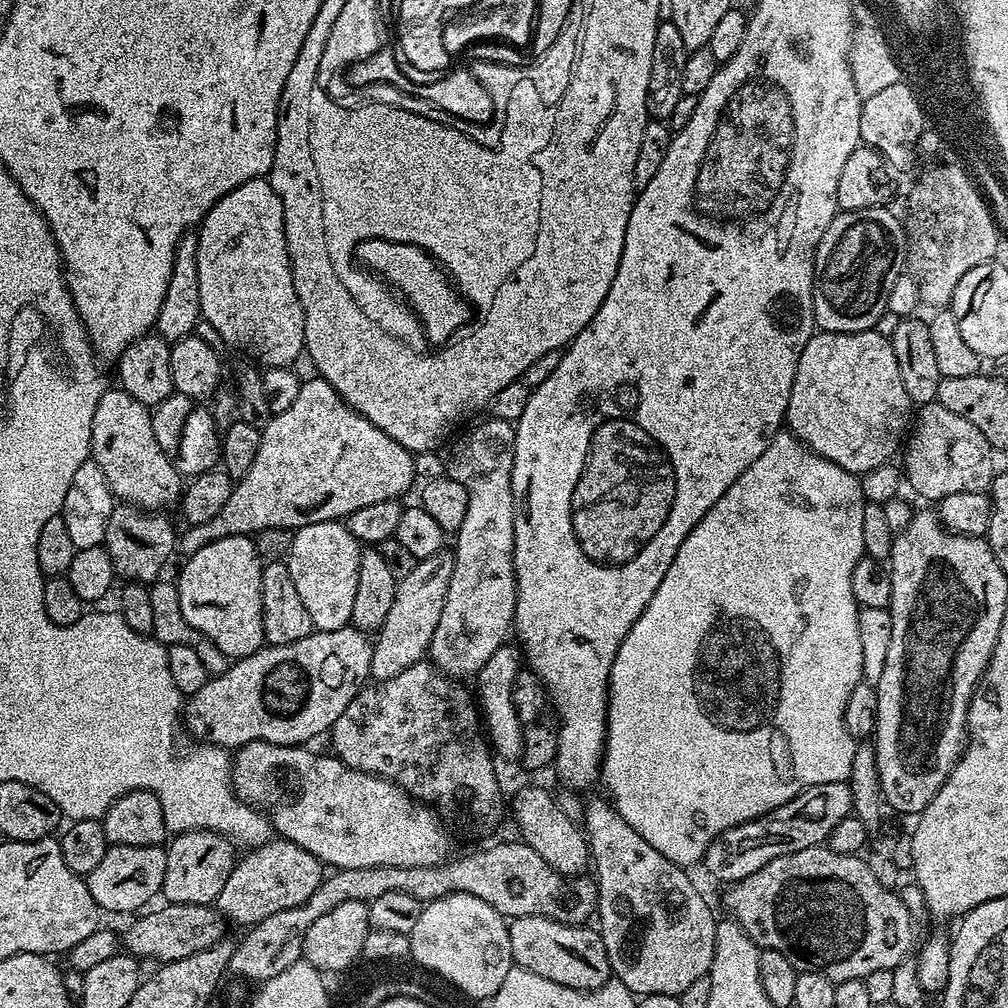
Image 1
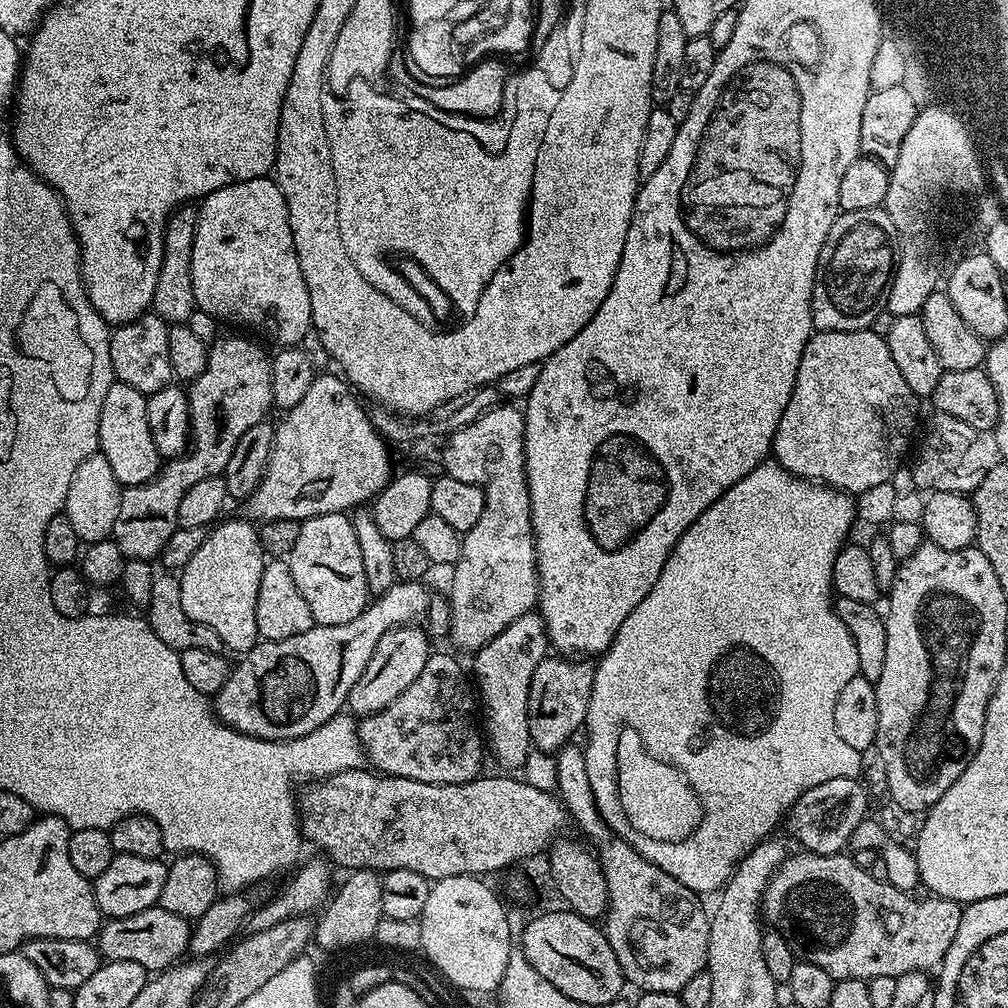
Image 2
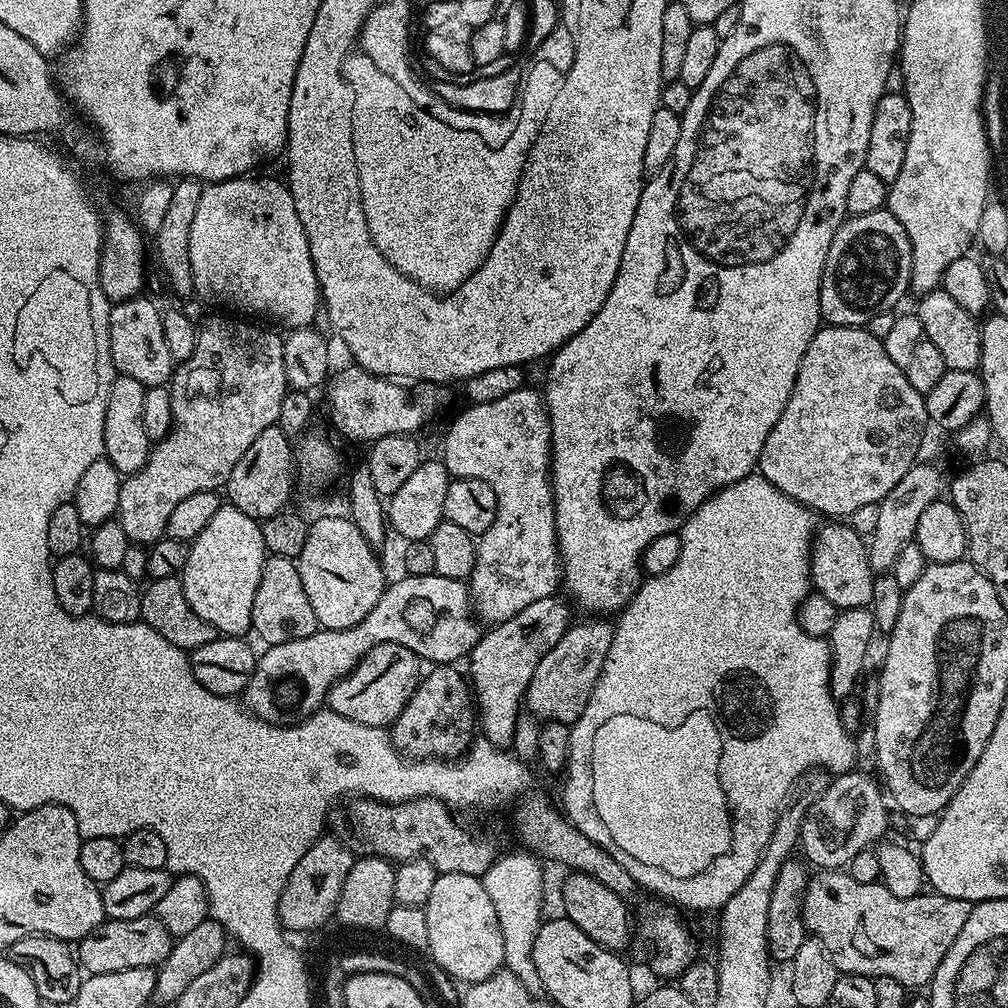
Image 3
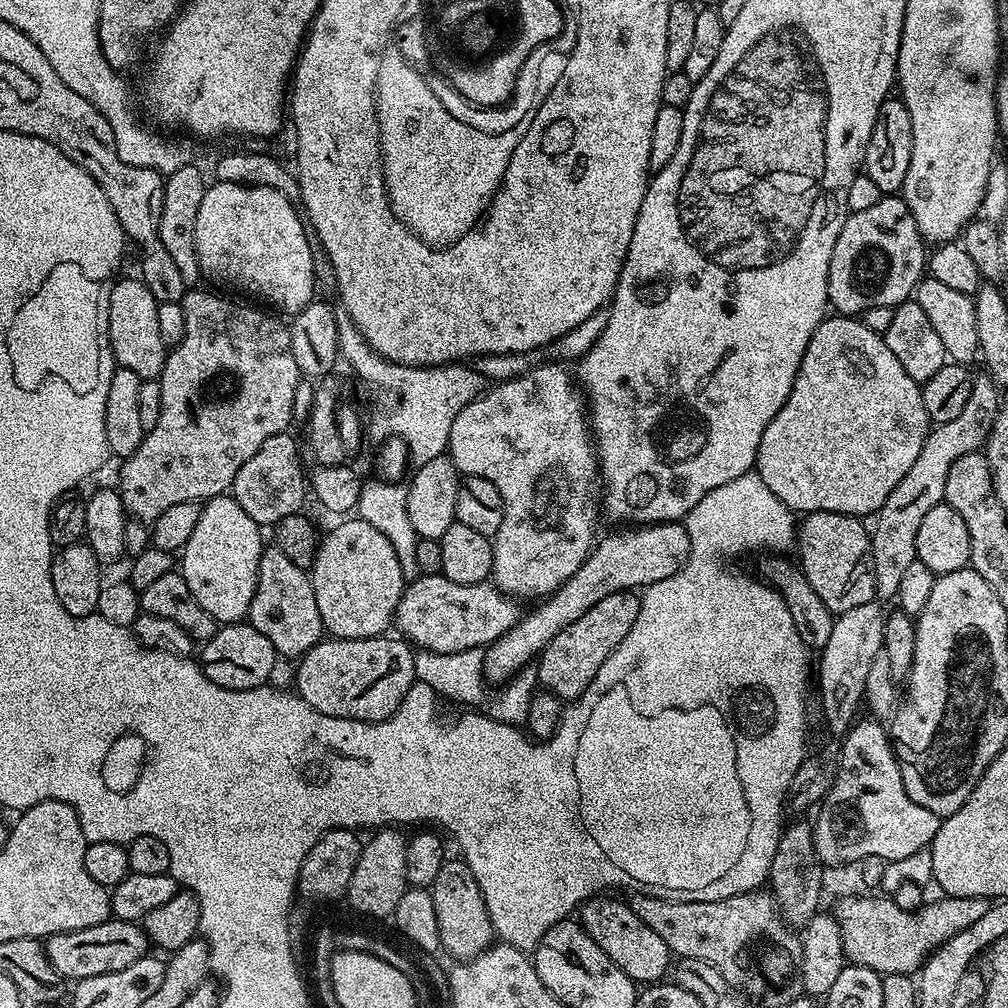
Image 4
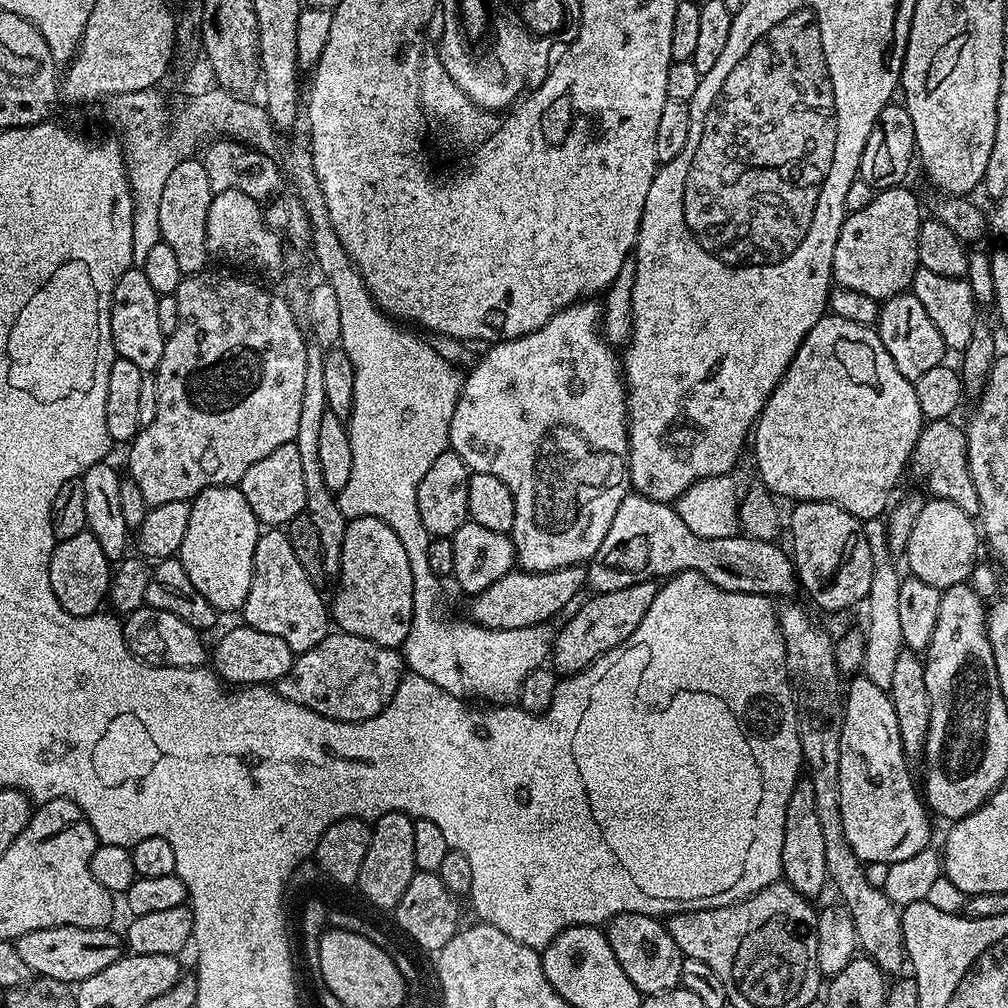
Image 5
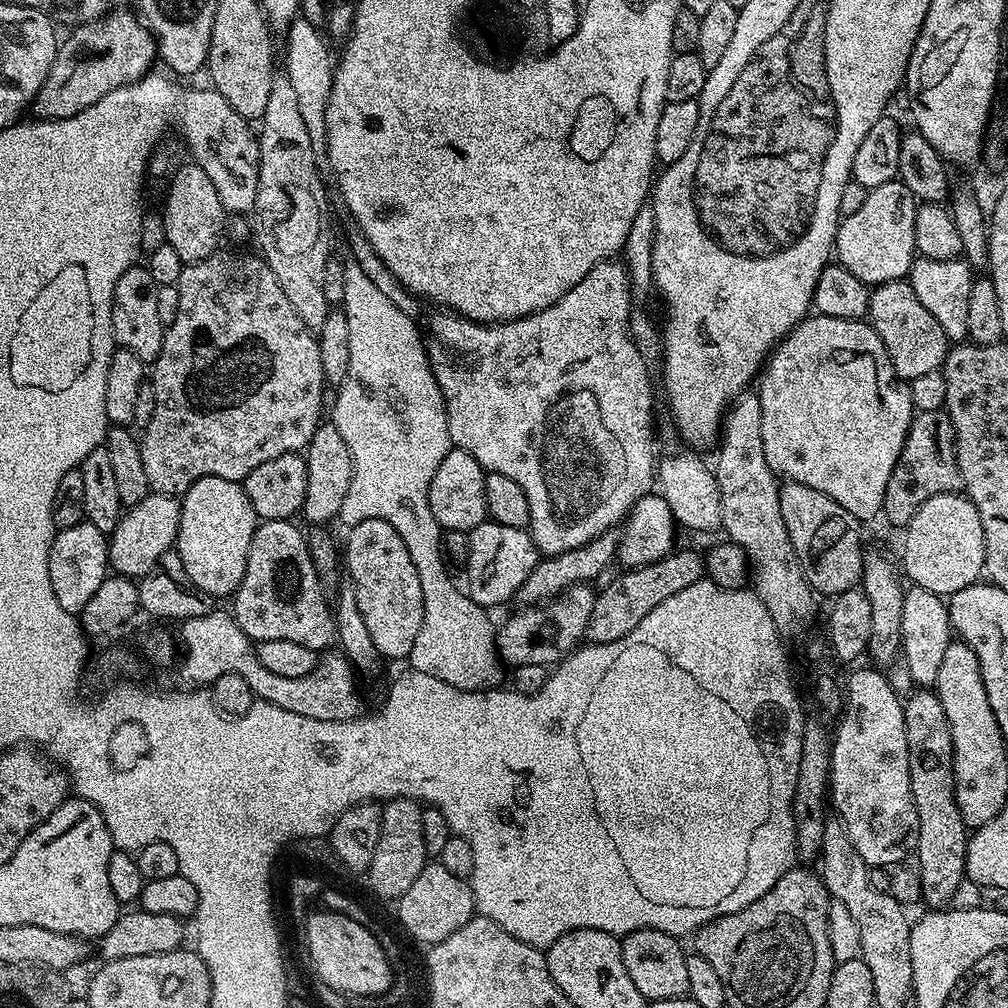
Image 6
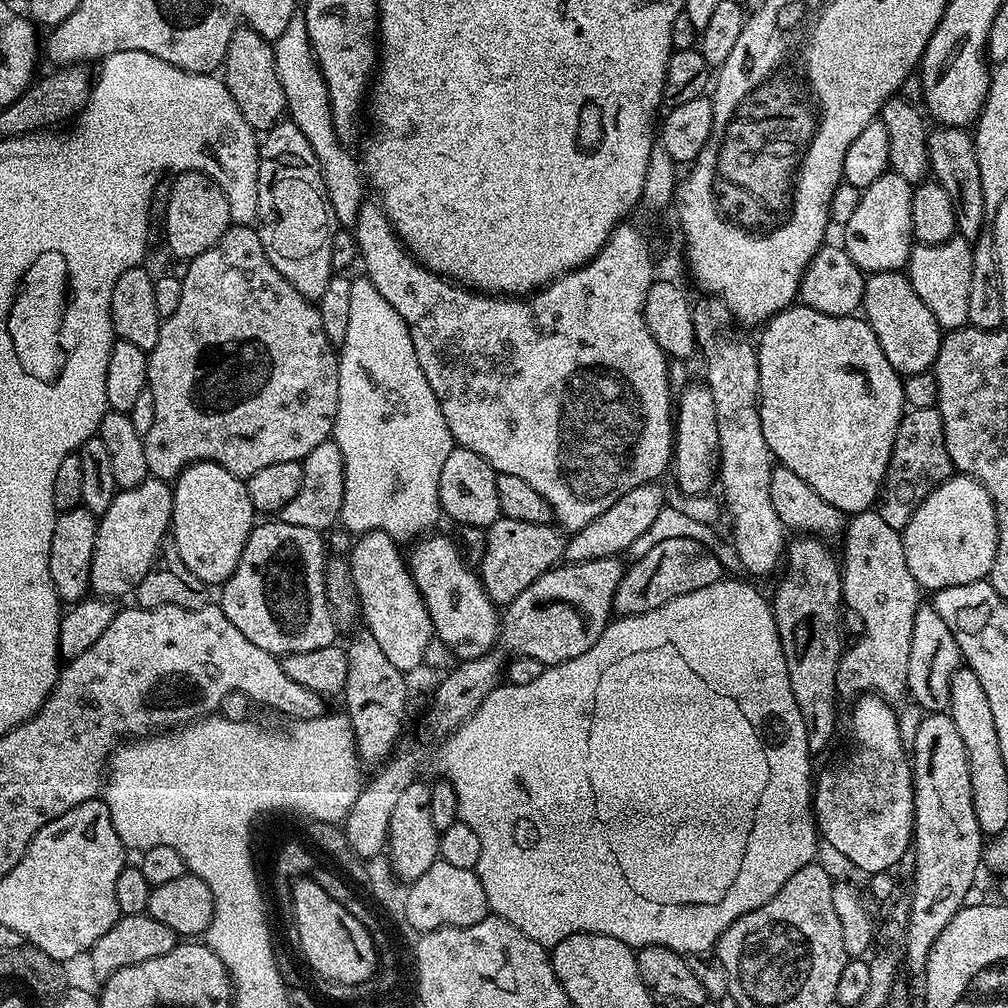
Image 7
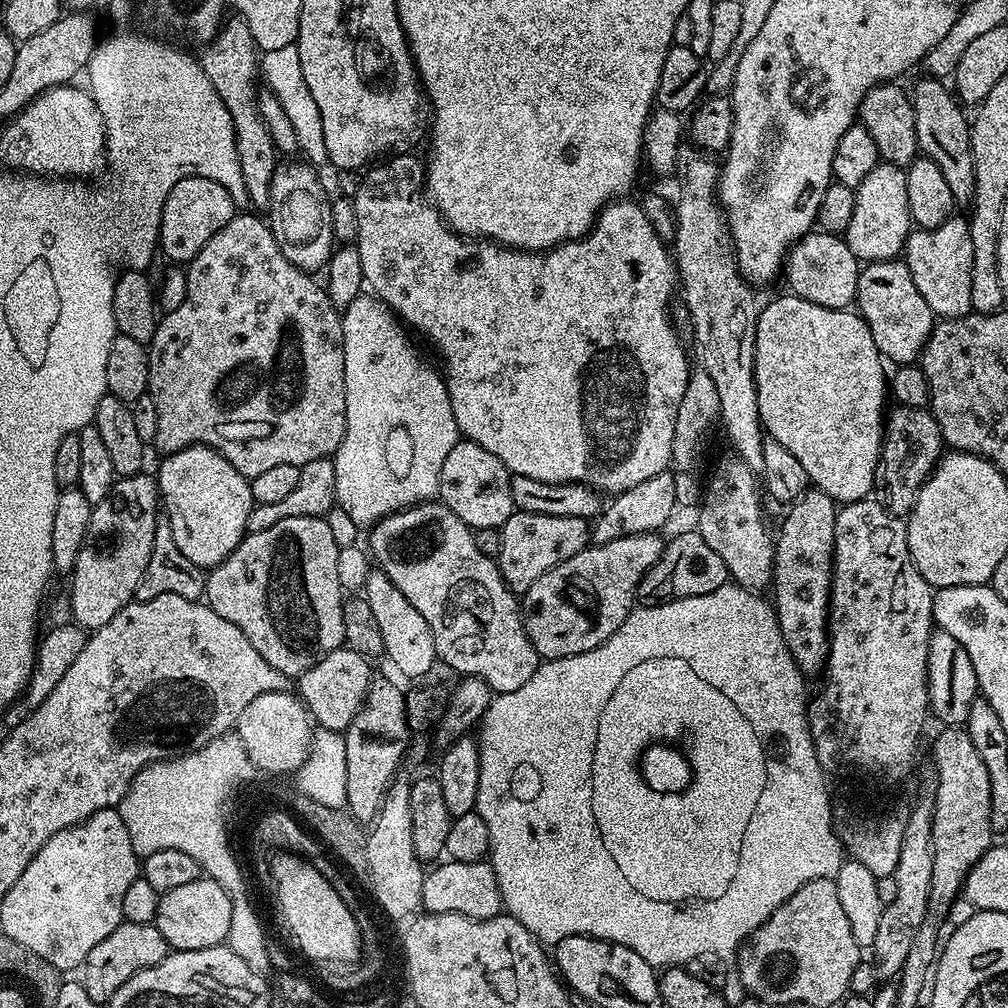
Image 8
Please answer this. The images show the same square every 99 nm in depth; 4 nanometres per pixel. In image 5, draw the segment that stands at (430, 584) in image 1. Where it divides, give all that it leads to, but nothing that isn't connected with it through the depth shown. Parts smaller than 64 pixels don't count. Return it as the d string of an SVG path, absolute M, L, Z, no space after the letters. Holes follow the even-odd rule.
M332 630L318 646L299 653L292 661L292 669L274 687L282 698L290 698L290 702L298 702L298 706L306 706L326 718L358 722L380 713L394 698L405 675L404 658L397 649Z

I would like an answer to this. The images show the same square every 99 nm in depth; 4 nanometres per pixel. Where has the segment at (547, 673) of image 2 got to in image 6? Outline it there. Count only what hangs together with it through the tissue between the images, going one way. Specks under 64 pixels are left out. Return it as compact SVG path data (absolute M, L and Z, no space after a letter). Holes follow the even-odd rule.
M688 548L682 549L681 552L673 551L653 564L630 568L621 573L617 580L610 581L604 589L596 592L594 610L586 633L587 639L593 644L605 644L618 638L626 638L626 634L630 634L630 630L634 630L638 622L642 622L642 618L646 618L646 614L654 610L654 606L678 594L678 590L694 586L706 576L704 556L701 553L691 552Z

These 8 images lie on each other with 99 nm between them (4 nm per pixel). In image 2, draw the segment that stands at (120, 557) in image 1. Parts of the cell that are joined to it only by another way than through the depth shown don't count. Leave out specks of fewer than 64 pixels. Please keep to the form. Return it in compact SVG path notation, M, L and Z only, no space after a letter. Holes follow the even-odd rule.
M224 336L216 345L213 343L209 347L206 370L202 370L202 374L198 374L198 378L187 385L186 391L192 419L192 435L187 453L169 459L163 465L160 475L154 479L125 487L122 491L118 516L110 536L127 559L155 561L170 539L170 534L174 534L178 526L178 506L186 495L186 490L190 490L194 482L202 482L202 478L221 475L230 462L230 454L234 454L234 446L238 446L238 438L242 438L250 426L265 423L267 416L264 415L268 408L273 407L272 361L269 353L264 353L254 341L247 340L244 336Z

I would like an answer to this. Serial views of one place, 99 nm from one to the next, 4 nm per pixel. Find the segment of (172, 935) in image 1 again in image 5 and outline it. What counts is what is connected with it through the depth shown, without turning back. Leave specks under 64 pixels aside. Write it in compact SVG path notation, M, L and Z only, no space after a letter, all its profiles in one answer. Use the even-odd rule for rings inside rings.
M50 926L42 930L30 930L30 934L22 934L14 943L18 958L22 958L22 962L26 962L26 966L30 966L37 977L57 979L72 986L98 974L98 970L106 970L106 966L125 955L126 944L121 933L119 936L112 931L111 927Z

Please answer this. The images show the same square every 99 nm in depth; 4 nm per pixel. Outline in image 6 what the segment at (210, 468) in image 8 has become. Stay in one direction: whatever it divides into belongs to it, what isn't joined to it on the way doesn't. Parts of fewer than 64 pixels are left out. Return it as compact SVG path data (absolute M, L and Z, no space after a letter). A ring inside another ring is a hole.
M198 478L190 490L186 490L180 500L180 525L174 550L182 558L182 566L186 566L186 574L194 581L198 590L206 590L213 598L231 597L246 574L246 558L250 554L250 542L256 532L258 517L254 506L250 506L250 498L246 498L243 483L226 478Z

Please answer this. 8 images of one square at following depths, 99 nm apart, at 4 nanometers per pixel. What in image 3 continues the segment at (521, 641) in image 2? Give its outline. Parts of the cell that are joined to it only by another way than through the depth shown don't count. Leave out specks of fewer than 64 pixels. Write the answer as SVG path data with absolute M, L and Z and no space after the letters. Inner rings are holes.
M553 594L538 598L538 602L530 602L526 610L518 610L514 618L493 623L489 627L492 629L481 635L466 657L466 672L478 705L478 728L483 739L491 744L508 746L515 741L516 723L526 704L530 678L534 678L538 662L542 662L554 642L558 642L570 626L568 608L558 597Z

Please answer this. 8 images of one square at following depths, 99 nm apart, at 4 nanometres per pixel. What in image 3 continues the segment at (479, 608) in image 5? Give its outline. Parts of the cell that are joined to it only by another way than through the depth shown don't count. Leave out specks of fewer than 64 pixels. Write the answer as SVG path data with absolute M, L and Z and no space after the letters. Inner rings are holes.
M407 574L401 575L401 580L396 580L387 585L382 594L382 598L378 598L378 602L374 605L374 610L370 610L370 614L366 614L366 618L362 618L362 622L358 622L358 626L347 628L346 630L330 630L329 628L317 630L314 634L310 634L310 638L298 638L294 642L282 642L281 644L274 644L265 647L262 655L259 657L256 669L252 672L252 677L248 679L248 684L244 687L242 693L242 703L248 711L253 712L258 718L262 718L271 724L298 724L307 716L314 715L315 712L321 711L325 707L328 692L332 685L337 680L342 679L352 671L354 665L366 655L374 646L379 644L397 644L398 646L406 646L418 657L421 661L427 662L429 665L435 666L438 664L452 664L456 659L467 657L468 653L472 651L472 647L476 645L482 635L482 624L474 615L474 601L469 593L467 583L462 580L455 580L454 578L442 578L435 574L431 576L409 576Z

